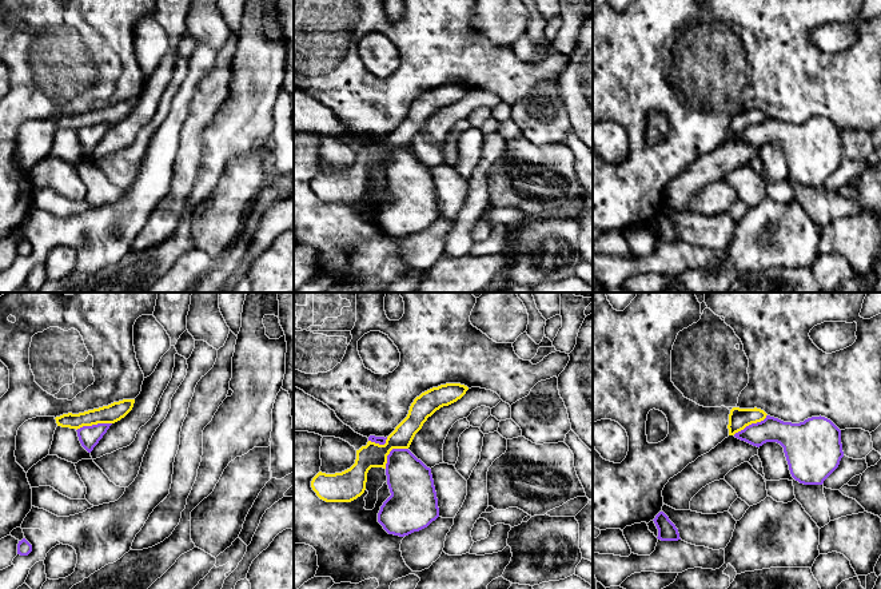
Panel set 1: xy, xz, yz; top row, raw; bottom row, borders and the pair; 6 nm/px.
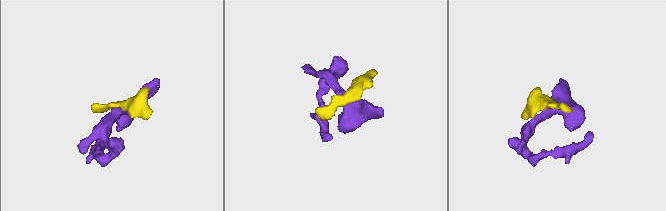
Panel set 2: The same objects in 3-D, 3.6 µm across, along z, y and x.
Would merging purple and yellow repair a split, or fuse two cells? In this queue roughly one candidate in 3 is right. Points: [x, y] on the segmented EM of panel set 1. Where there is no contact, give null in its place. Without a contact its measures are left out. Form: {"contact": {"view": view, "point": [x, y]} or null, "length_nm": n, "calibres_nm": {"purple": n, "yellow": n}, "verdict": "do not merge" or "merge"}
{"contact": {"view": "xy", "point": [94, 425]}, "length_nm": 220, "calibres_nm": {"purple": 130, "yellow": 120}, "verdict": "do not merge"}

